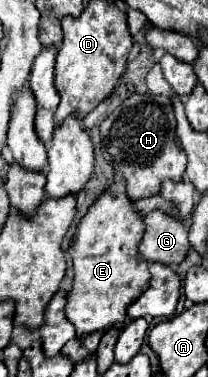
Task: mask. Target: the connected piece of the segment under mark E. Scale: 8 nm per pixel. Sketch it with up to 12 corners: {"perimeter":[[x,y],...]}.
{"perimeter":[[122,180],[80,220],[66,318],[124,326],[150,282]]}

